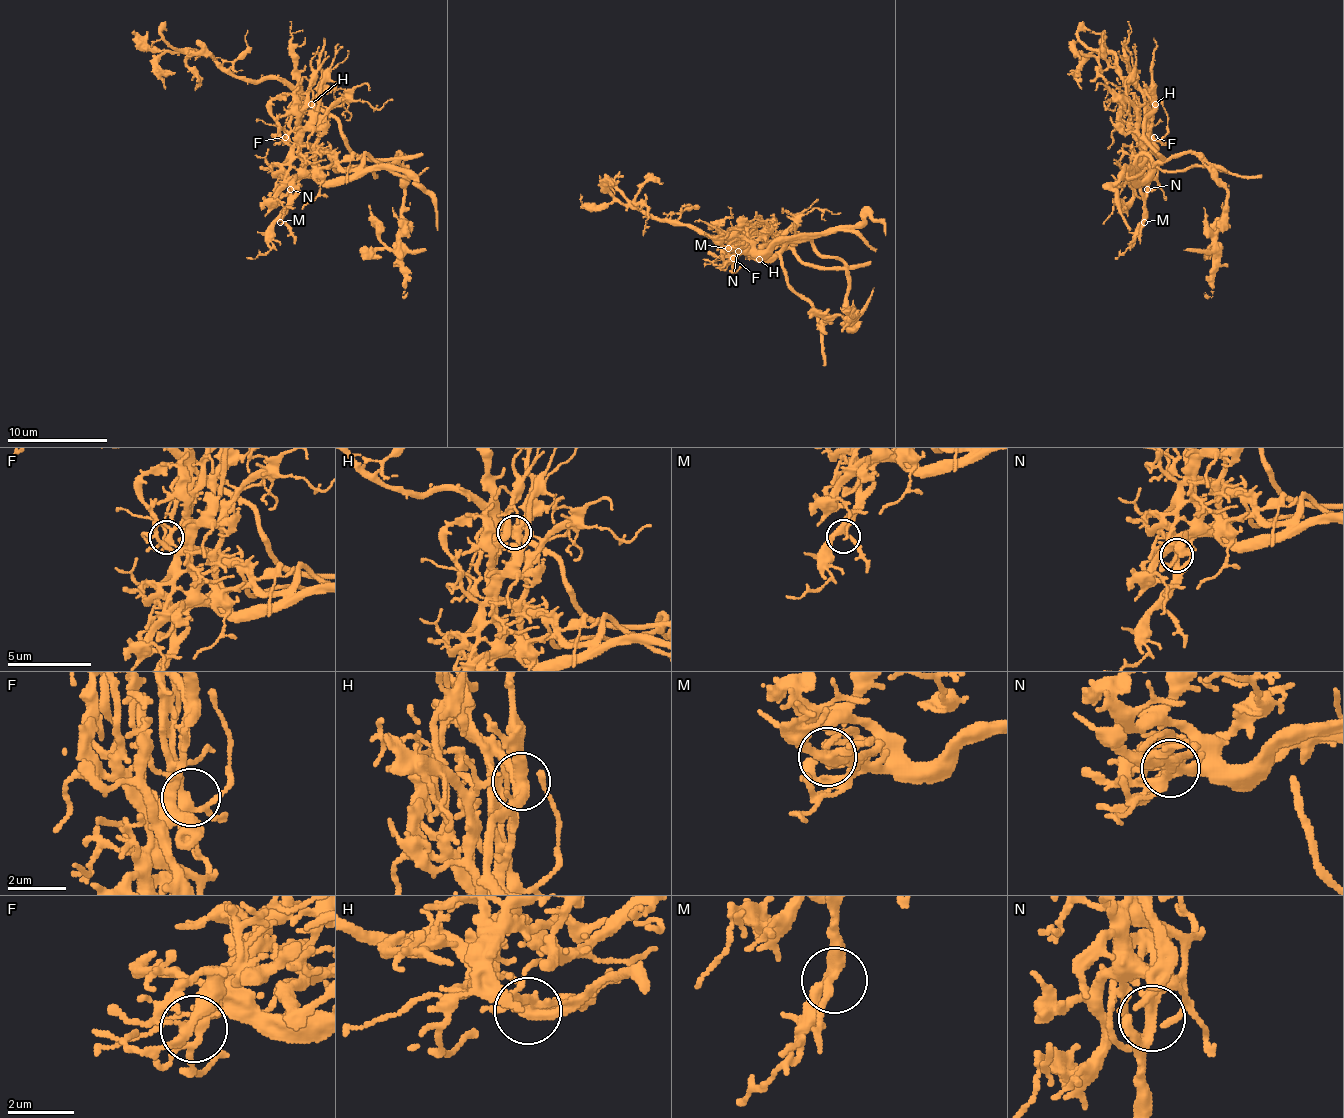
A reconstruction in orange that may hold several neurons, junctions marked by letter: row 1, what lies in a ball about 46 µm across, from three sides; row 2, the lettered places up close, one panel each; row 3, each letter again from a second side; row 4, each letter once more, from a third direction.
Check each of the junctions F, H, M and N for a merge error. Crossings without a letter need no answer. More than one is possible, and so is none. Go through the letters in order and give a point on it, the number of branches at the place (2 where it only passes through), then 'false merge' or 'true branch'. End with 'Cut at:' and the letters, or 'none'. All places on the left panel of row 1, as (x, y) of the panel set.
F: (285, 137) | 6 | true branch
H: (311, 104) | 5 | false merge
M: (280, 222) | 3 | true branch
N: (290, 189) | 8 | false merge
Cut at: H, N

